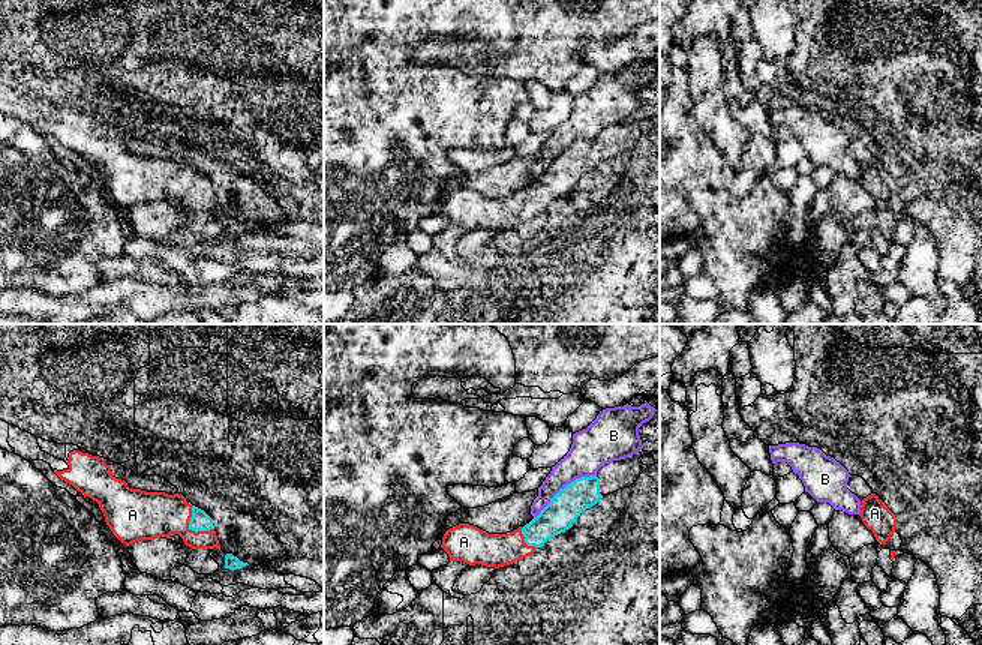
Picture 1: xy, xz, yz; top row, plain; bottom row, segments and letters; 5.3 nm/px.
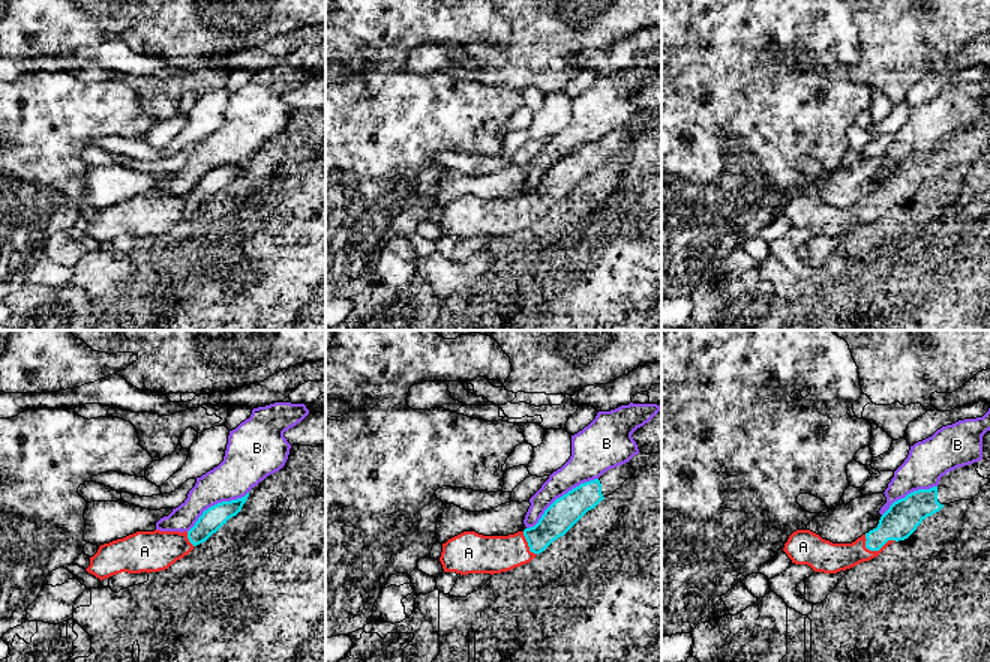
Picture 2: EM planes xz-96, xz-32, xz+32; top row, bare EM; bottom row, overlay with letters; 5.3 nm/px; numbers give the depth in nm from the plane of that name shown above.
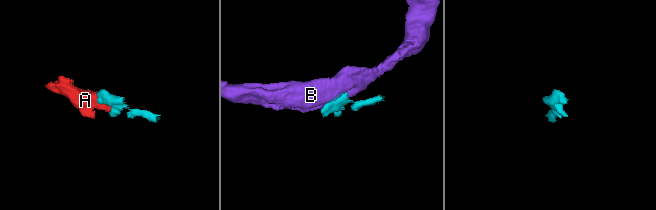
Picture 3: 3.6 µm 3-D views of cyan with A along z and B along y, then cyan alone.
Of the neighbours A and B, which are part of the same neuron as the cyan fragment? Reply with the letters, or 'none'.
A

